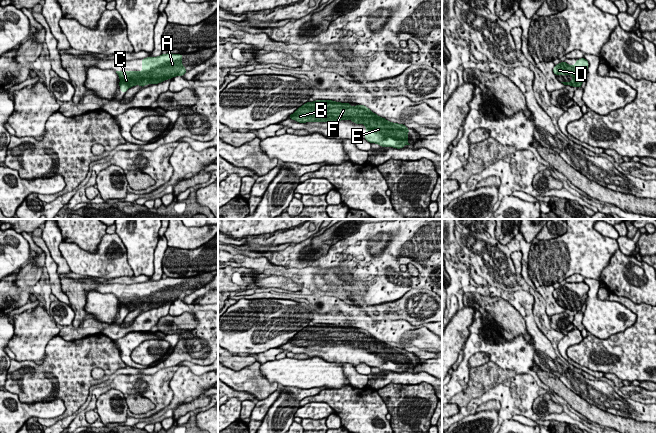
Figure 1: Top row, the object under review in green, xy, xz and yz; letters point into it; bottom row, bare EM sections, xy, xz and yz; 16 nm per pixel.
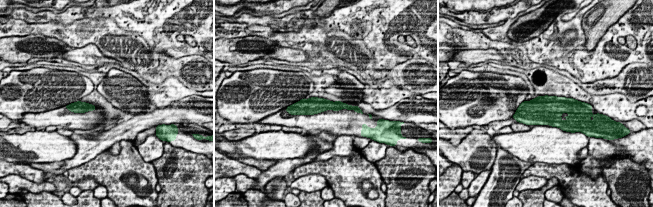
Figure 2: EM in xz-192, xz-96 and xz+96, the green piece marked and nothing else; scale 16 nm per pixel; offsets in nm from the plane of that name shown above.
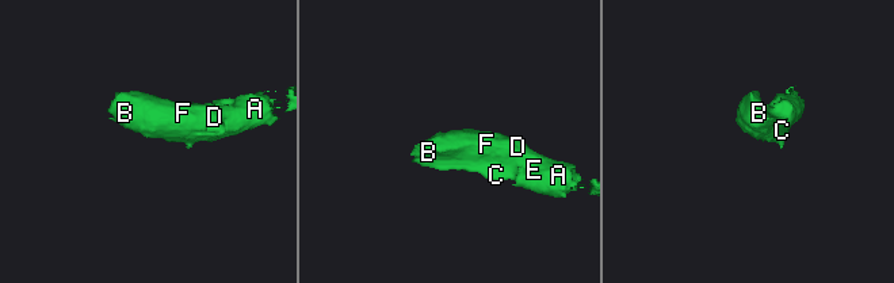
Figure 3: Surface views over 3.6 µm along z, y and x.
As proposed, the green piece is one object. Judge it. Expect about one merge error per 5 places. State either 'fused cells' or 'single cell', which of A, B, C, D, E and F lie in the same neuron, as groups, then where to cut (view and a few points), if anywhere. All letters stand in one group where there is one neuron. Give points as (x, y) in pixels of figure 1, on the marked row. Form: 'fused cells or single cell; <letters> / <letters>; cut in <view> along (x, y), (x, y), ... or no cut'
single cell; A B C D E F; no cut

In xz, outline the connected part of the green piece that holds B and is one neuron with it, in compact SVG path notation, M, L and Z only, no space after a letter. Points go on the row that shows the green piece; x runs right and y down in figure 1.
M315 100L299 107L289 119L298 123L336 122L350 119L355 124L366 127L365 140L381 147L403 148L408 143L407 128L403 124L392 123L373 113L364 105L349 106L350 102L341 103L332 100Z

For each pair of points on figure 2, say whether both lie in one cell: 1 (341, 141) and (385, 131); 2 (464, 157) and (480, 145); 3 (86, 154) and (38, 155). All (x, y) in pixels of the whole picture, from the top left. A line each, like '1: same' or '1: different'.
1: different
2: same
3: different

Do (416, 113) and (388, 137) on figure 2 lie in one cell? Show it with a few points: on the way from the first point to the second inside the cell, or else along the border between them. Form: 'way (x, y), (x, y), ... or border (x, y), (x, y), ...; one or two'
border (381, 118), (404, 122); two

